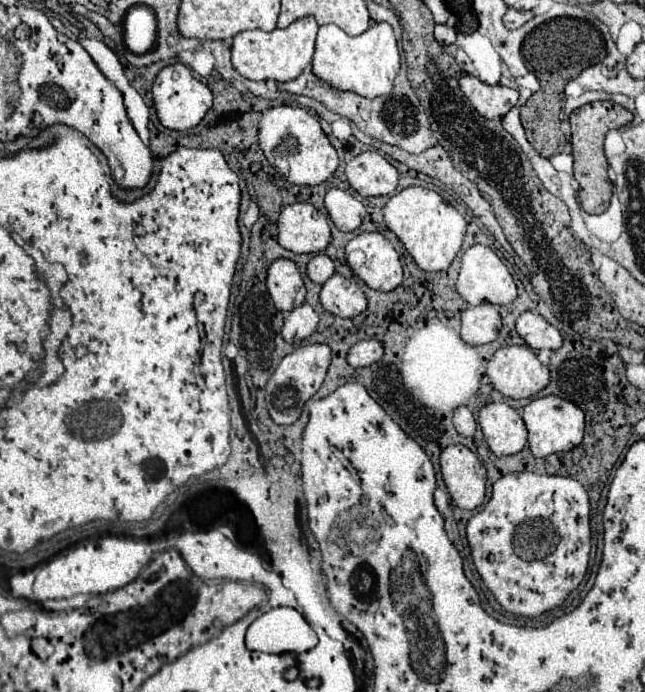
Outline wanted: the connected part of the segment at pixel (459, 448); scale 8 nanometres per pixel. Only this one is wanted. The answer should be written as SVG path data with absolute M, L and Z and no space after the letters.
M454 444L440 454L440 472L446 488L458 508L474 510L485 500L486 469L462 444Z

